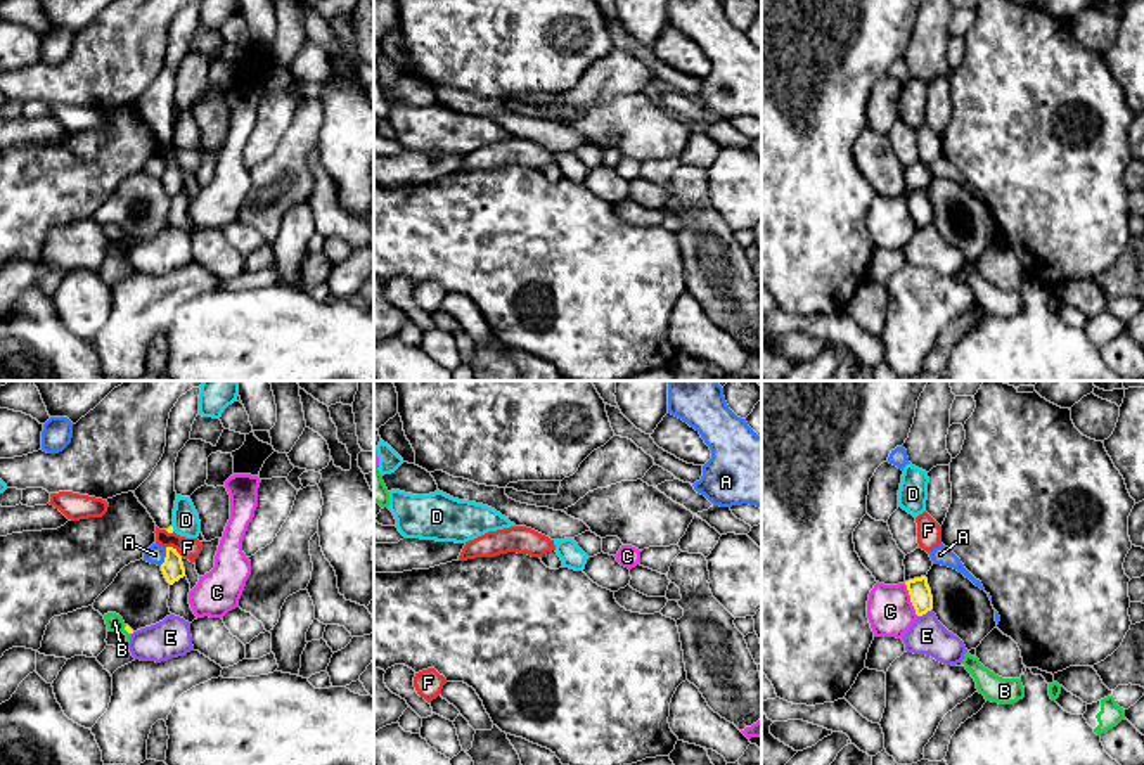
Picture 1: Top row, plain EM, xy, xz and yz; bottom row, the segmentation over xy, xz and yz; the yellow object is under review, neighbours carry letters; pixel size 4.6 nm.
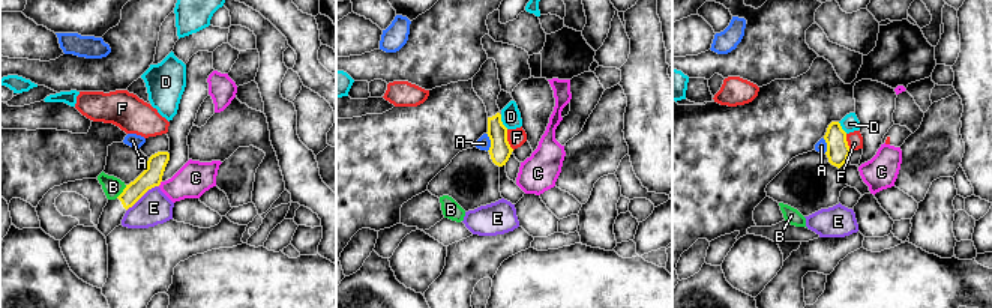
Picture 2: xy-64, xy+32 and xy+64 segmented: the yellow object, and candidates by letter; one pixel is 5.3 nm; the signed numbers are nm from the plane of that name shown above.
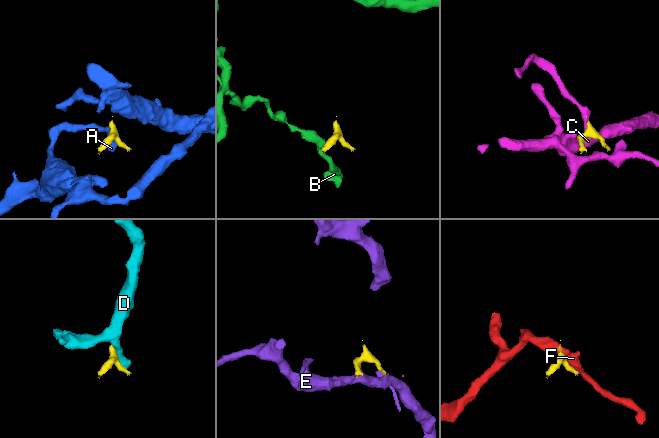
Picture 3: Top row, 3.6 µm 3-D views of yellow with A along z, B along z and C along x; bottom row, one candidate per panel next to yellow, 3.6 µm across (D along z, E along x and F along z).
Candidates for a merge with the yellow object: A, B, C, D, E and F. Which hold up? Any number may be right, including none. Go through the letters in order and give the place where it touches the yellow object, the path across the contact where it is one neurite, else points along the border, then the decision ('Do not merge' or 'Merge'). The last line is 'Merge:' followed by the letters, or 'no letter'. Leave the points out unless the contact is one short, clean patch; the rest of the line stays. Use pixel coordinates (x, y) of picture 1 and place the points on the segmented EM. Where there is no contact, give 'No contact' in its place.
A: Touches yellow at xy (165, 558). Boundary: xy (167, 549), (167, 556), (160, 565). Do not merge
B: Touches yellow at xy (127, 630). Boundary: xy (125, 625), (130, 634). Do not merge
C: Touches yellow at yz (911, 599). Boundary: yz (904, 584), (918, 615). Do not merge
D: Touches yellow at xy (172, 528). Do not merge
E: Touches yellow at yz (925, 613). Do not merge
F: Touches yellow at xy (172, 547). Do not merge
Merge: no letter

